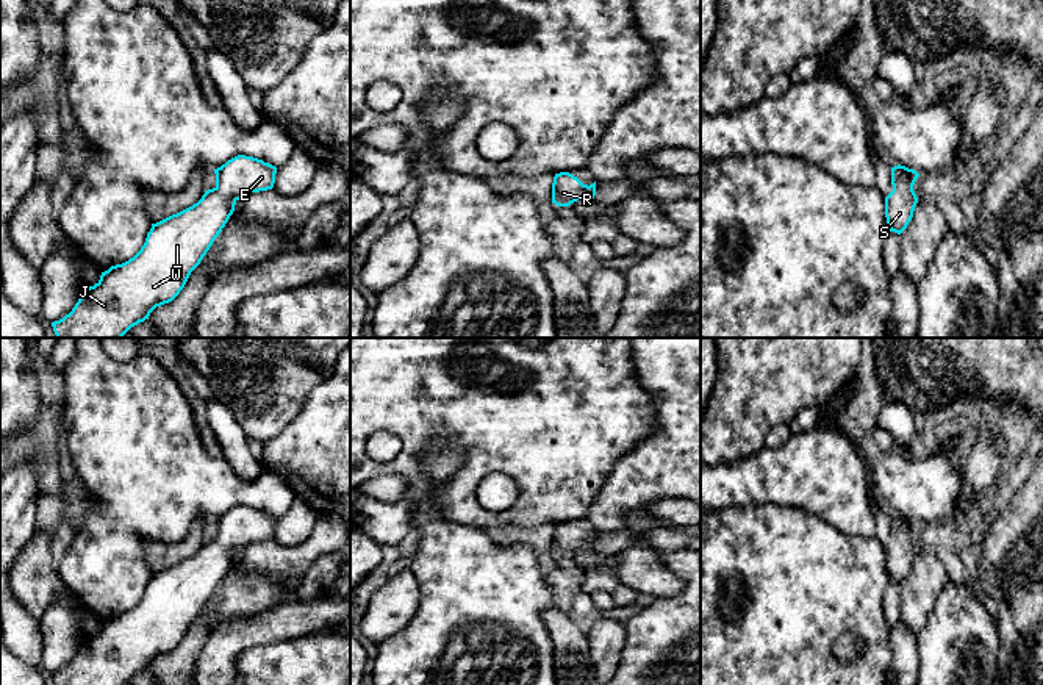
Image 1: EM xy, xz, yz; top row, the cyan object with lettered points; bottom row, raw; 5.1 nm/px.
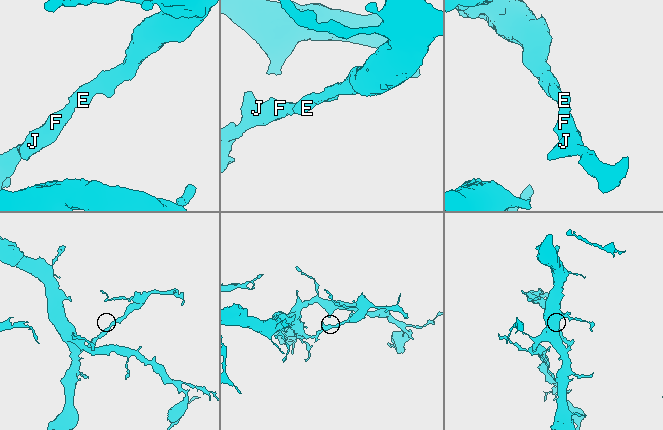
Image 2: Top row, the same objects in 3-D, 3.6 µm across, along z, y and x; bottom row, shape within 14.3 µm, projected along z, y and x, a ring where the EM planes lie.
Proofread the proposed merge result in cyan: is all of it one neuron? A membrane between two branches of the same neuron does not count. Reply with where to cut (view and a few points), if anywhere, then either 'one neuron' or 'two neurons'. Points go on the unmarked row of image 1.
no cut; one neuron

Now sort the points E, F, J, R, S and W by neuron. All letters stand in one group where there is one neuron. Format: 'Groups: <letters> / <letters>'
Groups: E F J R S W

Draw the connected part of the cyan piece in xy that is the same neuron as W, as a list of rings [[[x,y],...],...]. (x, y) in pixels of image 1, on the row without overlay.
[[[238,505],[214,519],[214,524],[216,536],[205,541],[197,554],[152,574],[144,596],[133,608],[111,616],[94,637],[83,640],[72,662],[52,672],[55,685],[125,685],[149,669],[156,657],[172,652],[228,572],[236,552],[250,543],[272,540],[277,518],[253,507]]]

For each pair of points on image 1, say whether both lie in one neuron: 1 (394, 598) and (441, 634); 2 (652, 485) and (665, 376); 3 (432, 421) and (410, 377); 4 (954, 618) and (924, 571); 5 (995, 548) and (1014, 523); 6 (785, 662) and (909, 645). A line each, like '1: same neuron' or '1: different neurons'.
1: different neurons
2: same neuron
3: same neuron
4: different neurons
5: same neuron
6: different neurons

